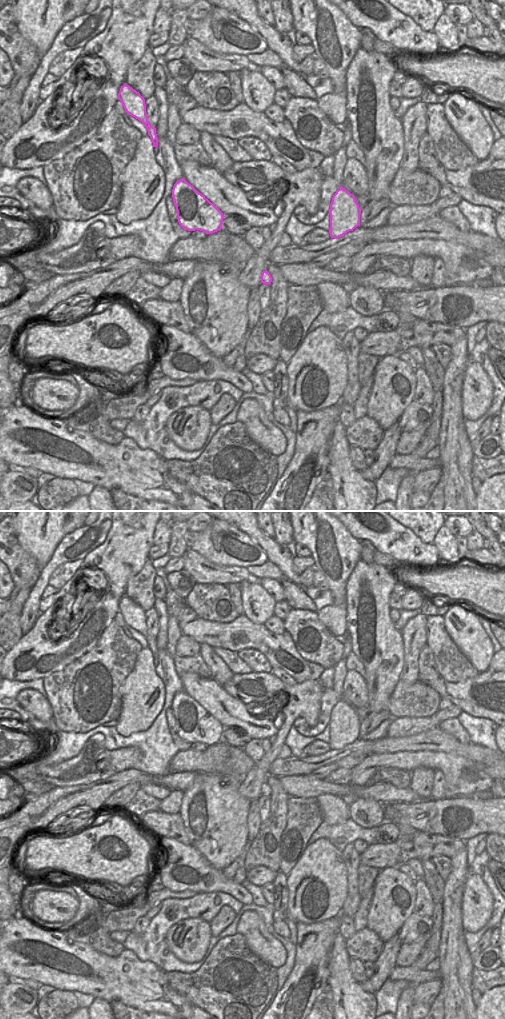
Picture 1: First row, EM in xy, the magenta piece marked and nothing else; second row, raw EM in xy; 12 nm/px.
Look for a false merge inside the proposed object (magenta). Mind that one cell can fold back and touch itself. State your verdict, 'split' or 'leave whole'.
leave whole

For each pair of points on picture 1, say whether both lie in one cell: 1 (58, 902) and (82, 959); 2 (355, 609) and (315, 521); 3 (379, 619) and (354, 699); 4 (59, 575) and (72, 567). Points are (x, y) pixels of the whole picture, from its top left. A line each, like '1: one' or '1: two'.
1: two
2: two
3: two
4: one

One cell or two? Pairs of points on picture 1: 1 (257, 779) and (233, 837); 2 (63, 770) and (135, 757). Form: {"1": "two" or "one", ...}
{"1": "two", "2": "one"}

